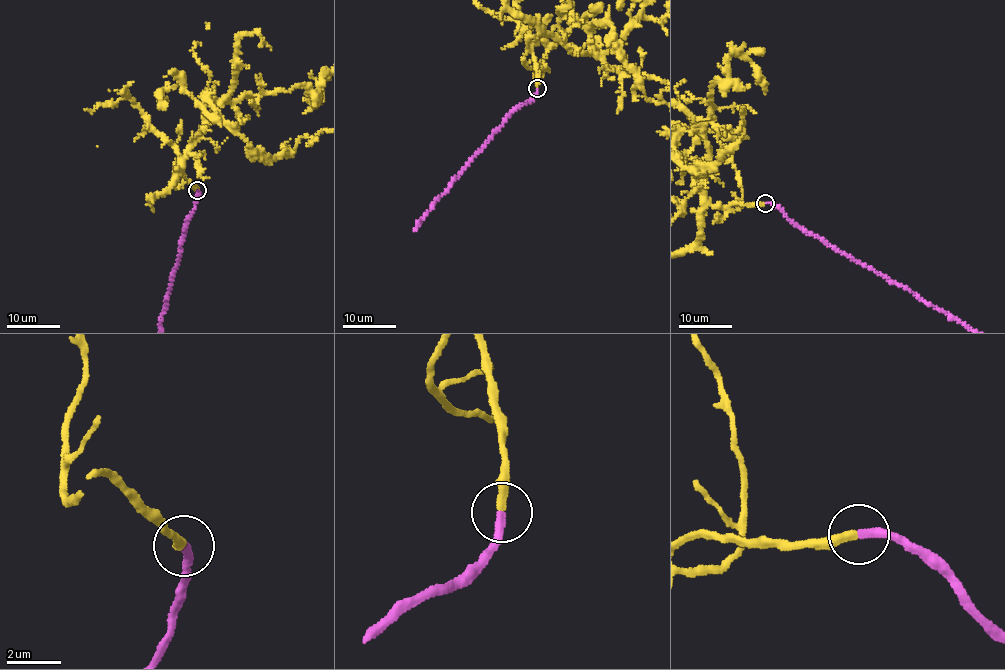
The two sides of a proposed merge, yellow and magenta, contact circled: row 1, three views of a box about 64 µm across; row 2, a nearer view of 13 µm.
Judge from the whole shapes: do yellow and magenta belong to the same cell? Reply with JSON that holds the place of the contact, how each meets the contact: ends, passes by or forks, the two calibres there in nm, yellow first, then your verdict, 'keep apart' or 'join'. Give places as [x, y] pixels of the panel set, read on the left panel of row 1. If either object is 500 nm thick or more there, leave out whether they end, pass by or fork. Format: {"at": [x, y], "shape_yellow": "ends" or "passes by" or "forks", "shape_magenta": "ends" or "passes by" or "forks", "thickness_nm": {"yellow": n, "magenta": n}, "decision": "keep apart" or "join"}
{"at": [197, 190], "shape_yellow": "ends", "shape_magenta": "ends", "thickness_nm": {"yellow": 320, "magenta": 320}, "decision": "join"}

